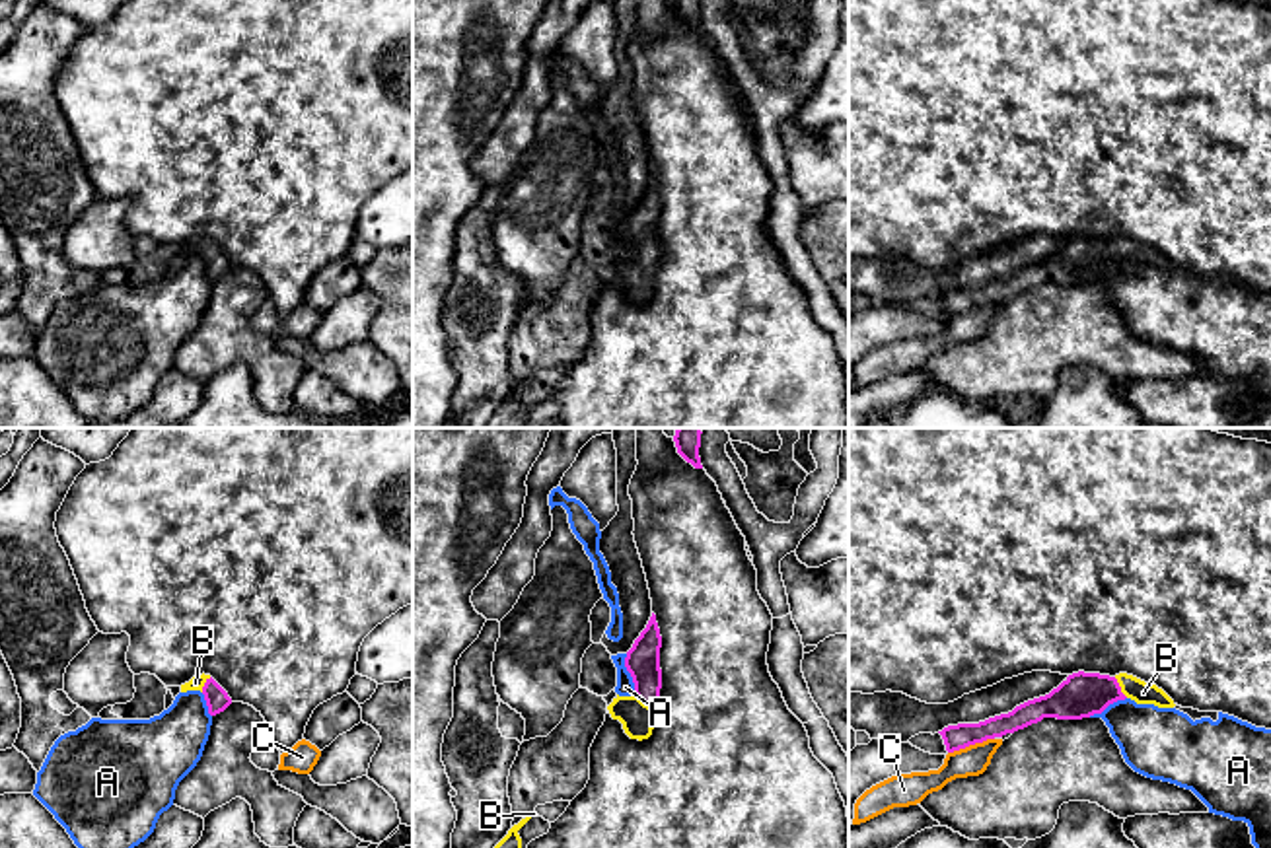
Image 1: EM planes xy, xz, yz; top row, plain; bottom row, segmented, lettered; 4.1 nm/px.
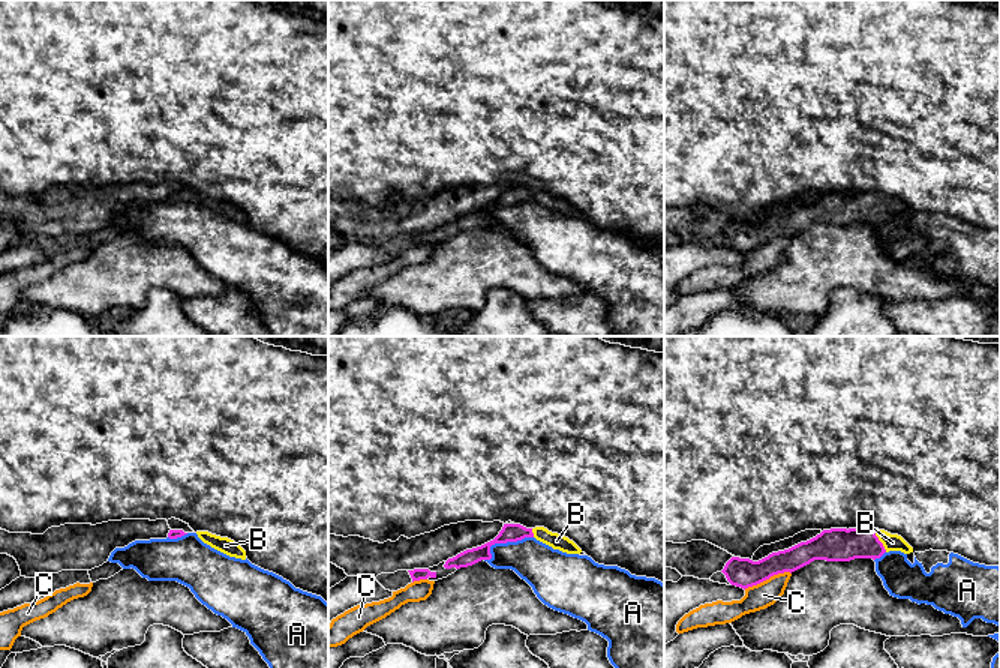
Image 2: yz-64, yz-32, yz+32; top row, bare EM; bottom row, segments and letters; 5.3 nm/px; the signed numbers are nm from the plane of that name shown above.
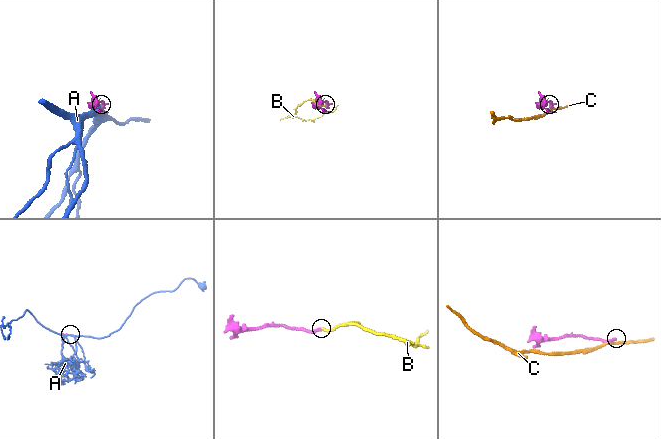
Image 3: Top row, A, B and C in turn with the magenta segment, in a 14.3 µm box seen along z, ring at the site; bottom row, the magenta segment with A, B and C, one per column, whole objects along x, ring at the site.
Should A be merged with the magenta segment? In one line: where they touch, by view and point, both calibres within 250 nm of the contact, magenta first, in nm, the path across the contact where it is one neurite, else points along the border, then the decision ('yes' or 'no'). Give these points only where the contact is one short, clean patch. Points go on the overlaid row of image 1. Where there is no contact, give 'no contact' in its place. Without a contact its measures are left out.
meets magenta in xz at (629, 671); 140 nm thick on the magenta side, 80 nm on the other; border along xz (625, 654), (625, 670), (635, 693); no

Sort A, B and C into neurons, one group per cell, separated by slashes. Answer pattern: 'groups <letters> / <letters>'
groups A / B / C

